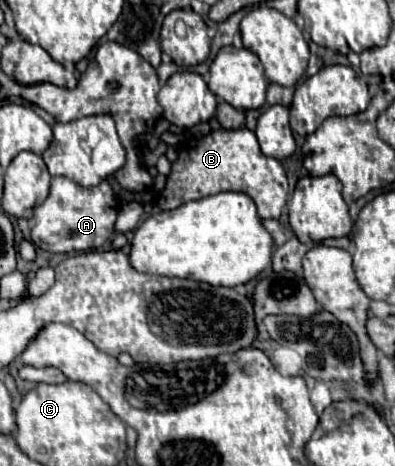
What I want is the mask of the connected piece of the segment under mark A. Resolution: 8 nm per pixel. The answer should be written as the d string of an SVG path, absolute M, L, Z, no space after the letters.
M54 177L48 199L34 209L34 217L32 217L32 243L34 245L42 245L46 251L52 251L52 253L82 253L82 251L98 249L114 233L116 213L118 213L118 203L116 203L114 191L112 191L108 181L102 181L100 185L86 189L82 185L76 185L72 179Z

